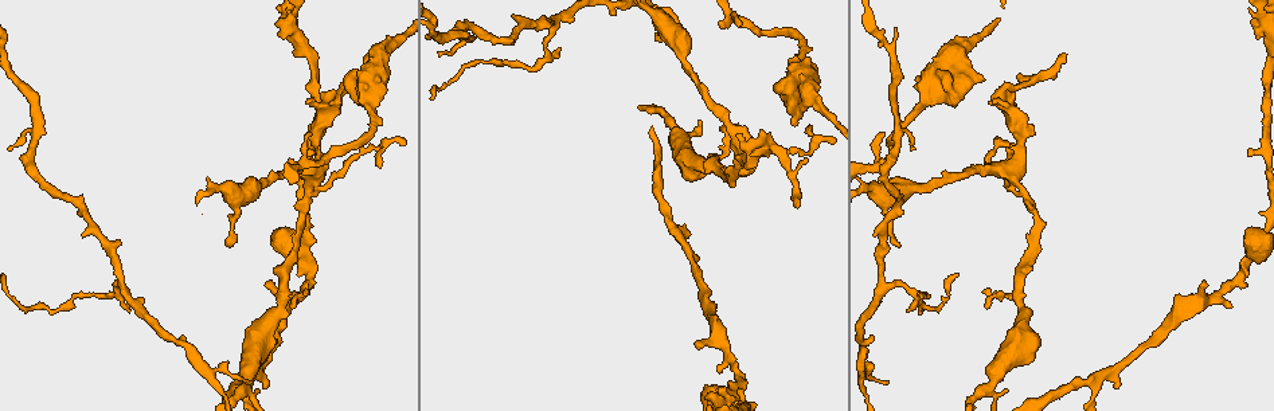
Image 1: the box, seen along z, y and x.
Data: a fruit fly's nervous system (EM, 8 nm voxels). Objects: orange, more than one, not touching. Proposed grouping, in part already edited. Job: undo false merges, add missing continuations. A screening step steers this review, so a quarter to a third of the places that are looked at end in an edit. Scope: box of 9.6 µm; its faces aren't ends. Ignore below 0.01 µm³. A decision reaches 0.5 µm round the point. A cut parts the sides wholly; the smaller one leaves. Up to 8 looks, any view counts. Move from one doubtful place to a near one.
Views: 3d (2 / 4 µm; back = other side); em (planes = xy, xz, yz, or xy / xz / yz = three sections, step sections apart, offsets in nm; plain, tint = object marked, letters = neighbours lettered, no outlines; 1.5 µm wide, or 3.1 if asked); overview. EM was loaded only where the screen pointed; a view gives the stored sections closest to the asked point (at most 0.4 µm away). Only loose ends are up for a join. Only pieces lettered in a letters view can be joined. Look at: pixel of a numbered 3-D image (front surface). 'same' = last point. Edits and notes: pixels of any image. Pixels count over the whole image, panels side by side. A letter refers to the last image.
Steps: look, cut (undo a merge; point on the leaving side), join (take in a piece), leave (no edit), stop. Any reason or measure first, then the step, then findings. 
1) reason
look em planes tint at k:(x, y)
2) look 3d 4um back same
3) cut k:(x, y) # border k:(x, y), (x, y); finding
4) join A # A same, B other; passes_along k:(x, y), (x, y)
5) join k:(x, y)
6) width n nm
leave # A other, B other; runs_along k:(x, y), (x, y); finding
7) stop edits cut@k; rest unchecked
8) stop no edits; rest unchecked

look 3d 4um back at 1:(311, 132)

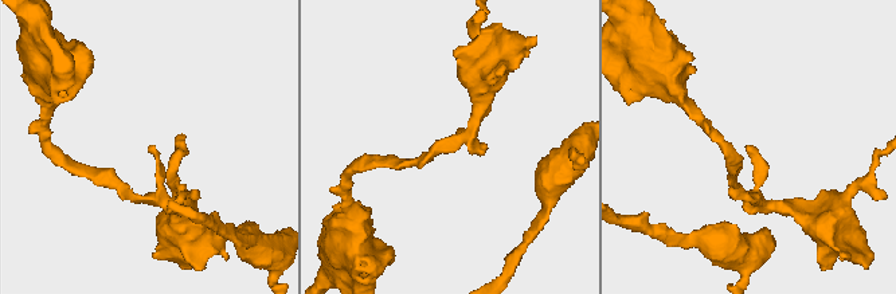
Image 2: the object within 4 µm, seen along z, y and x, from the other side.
shape alone is not enough
look em xz step 4 letters at 2:(746, 150)

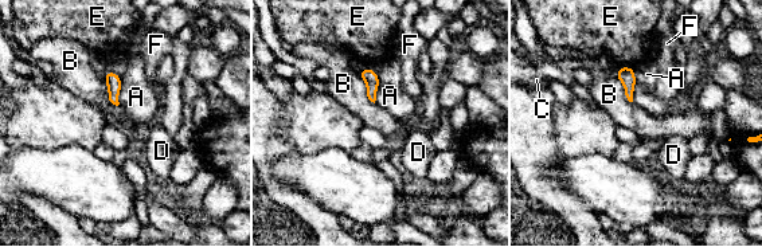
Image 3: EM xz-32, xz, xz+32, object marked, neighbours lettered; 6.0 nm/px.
leave # A other, B other, C other, D other, E other, F other; border 3:(634, 69), (632, 101); no lettered piece goes on from it

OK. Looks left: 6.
an open end
look 3d 4um at 1:(251, 380)

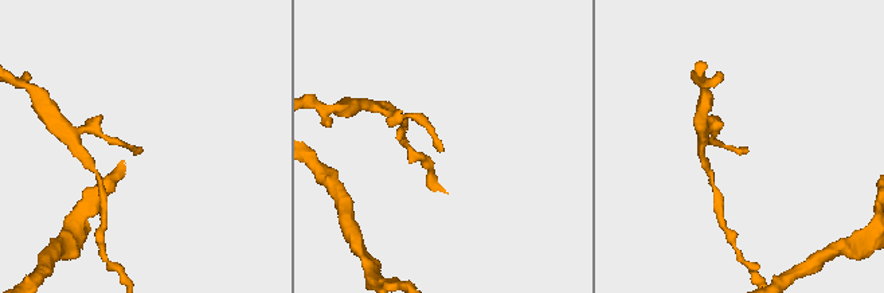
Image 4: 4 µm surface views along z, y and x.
shape alone is not enough
look em planes tint at 4:(443, 151)

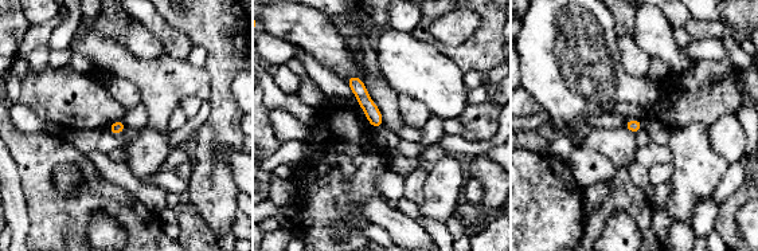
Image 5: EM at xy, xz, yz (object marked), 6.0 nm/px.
look em planes letters same

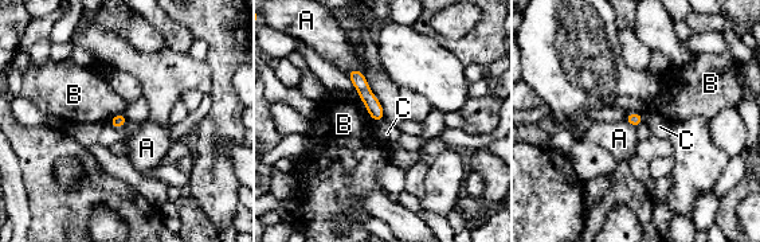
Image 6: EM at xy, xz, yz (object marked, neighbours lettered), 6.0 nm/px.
leave # A other, B other, C other; none of them fits

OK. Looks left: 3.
thin arm on a thick one
look 3d 4um at 1:(990, 386)

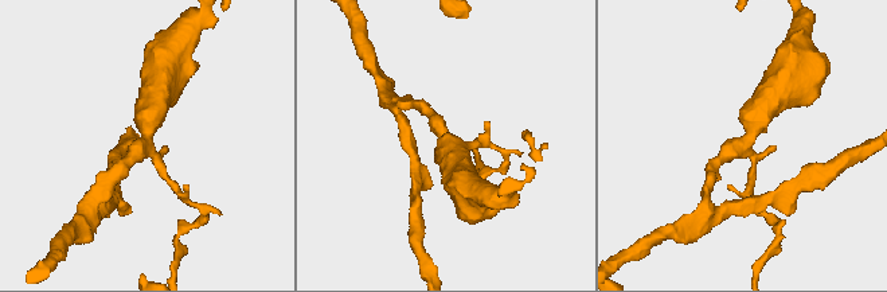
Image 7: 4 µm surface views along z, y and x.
look em planes letters at 7:(145, 144)

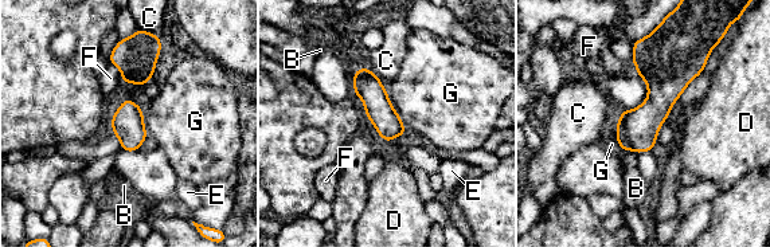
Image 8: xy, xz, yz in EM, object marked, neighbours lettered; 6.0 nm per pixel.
width 170 nm
leave # B other, C other, D other, E other, F other, G other; runs_along 8:(356, 74), (378, 106), (402, 130); one neuron here

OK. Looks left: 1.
stop no edits; rest unchecked

